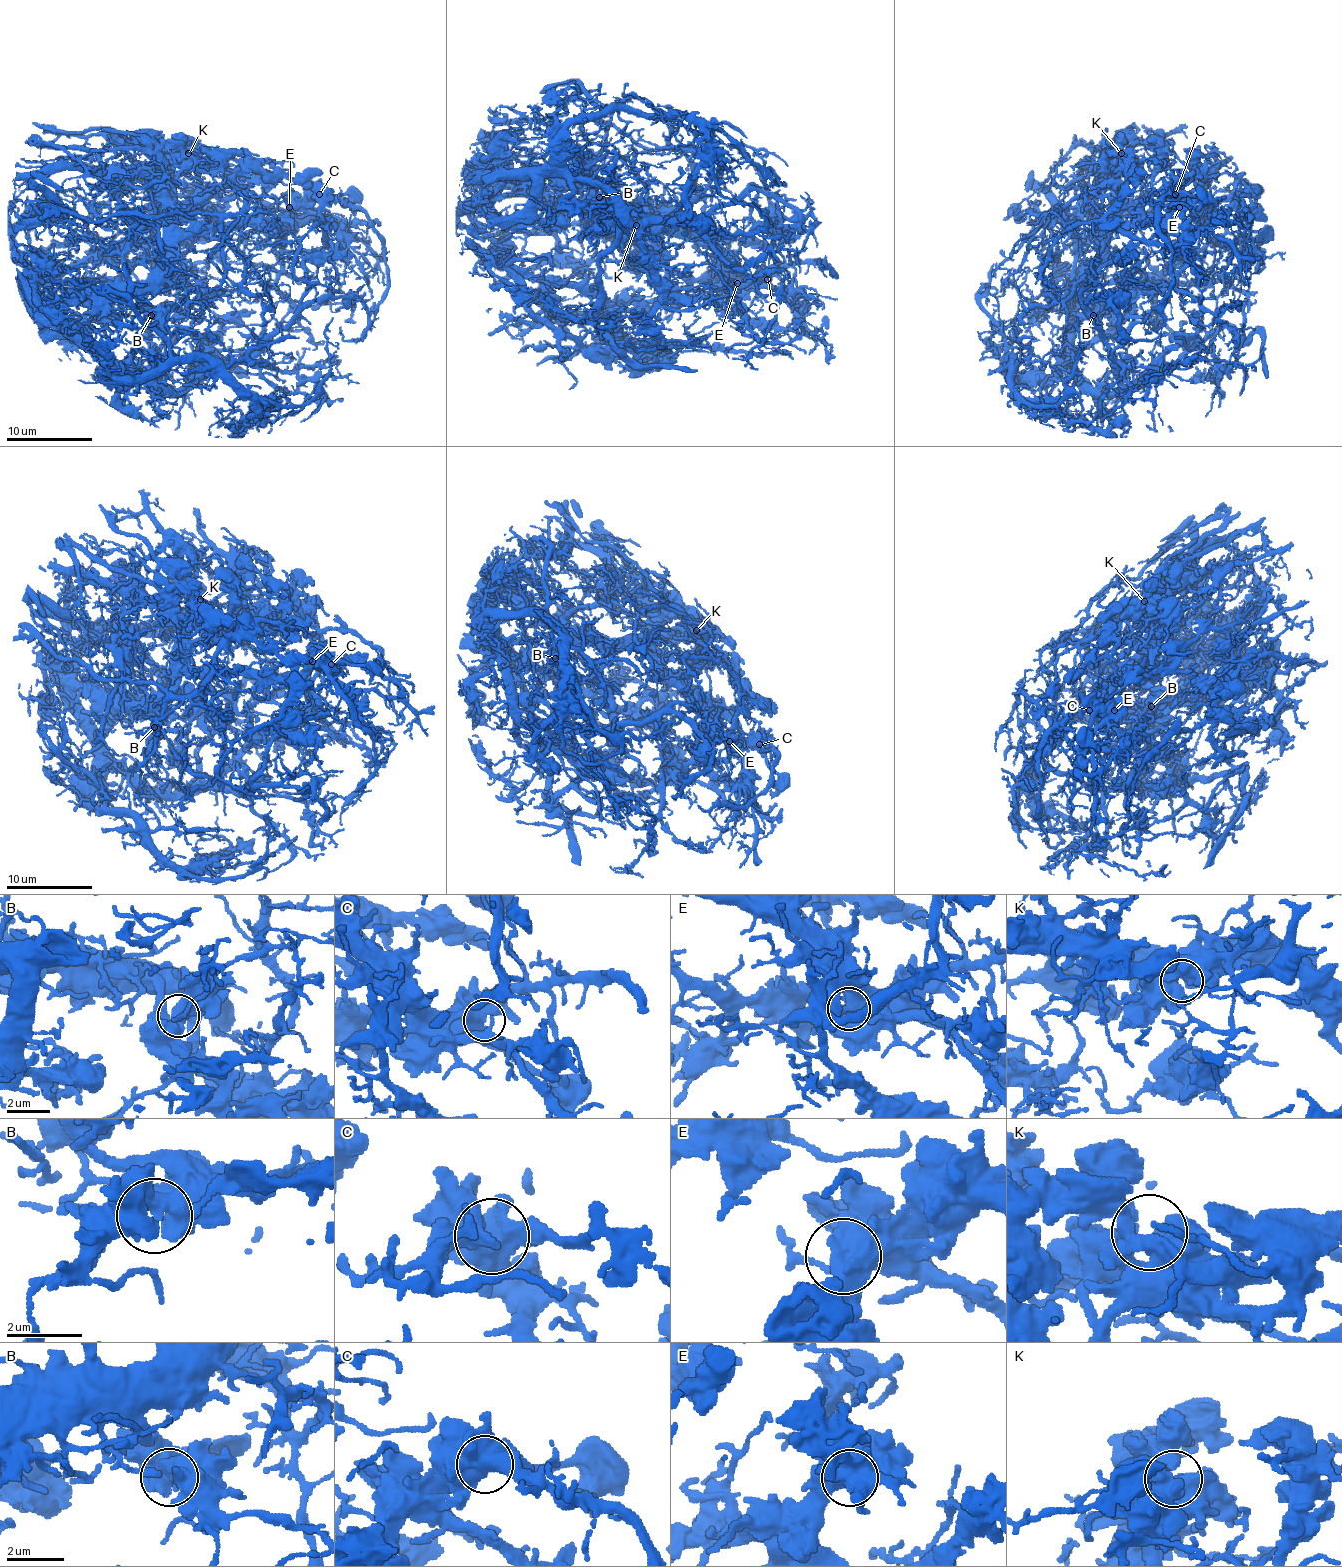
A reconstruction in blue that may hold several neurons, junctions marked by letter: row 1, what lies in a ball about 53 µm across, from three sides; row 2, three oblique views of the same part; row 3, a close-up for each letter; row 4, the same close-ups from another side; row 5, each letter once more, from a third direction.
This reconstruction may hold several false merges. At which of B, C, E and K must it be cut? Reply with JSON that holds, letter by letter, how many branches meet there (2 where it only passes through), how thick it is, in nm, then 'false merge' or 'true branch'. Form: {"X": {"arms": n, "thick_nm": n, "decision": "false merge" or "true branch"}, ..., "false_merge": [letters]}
{"B": {"arms": 2, "thick_nm": 550, "decision": "true branch"}, "C": {"arms": 2, "thick_nm": 700, "decision": "true branch"}, "E": {"arms": 2, "thick_nm": 600, "decision": "true branch"}, "K": {"arms": 1, "thick_nm": 750, "decision": "true branch"}, "false_merge": []}

